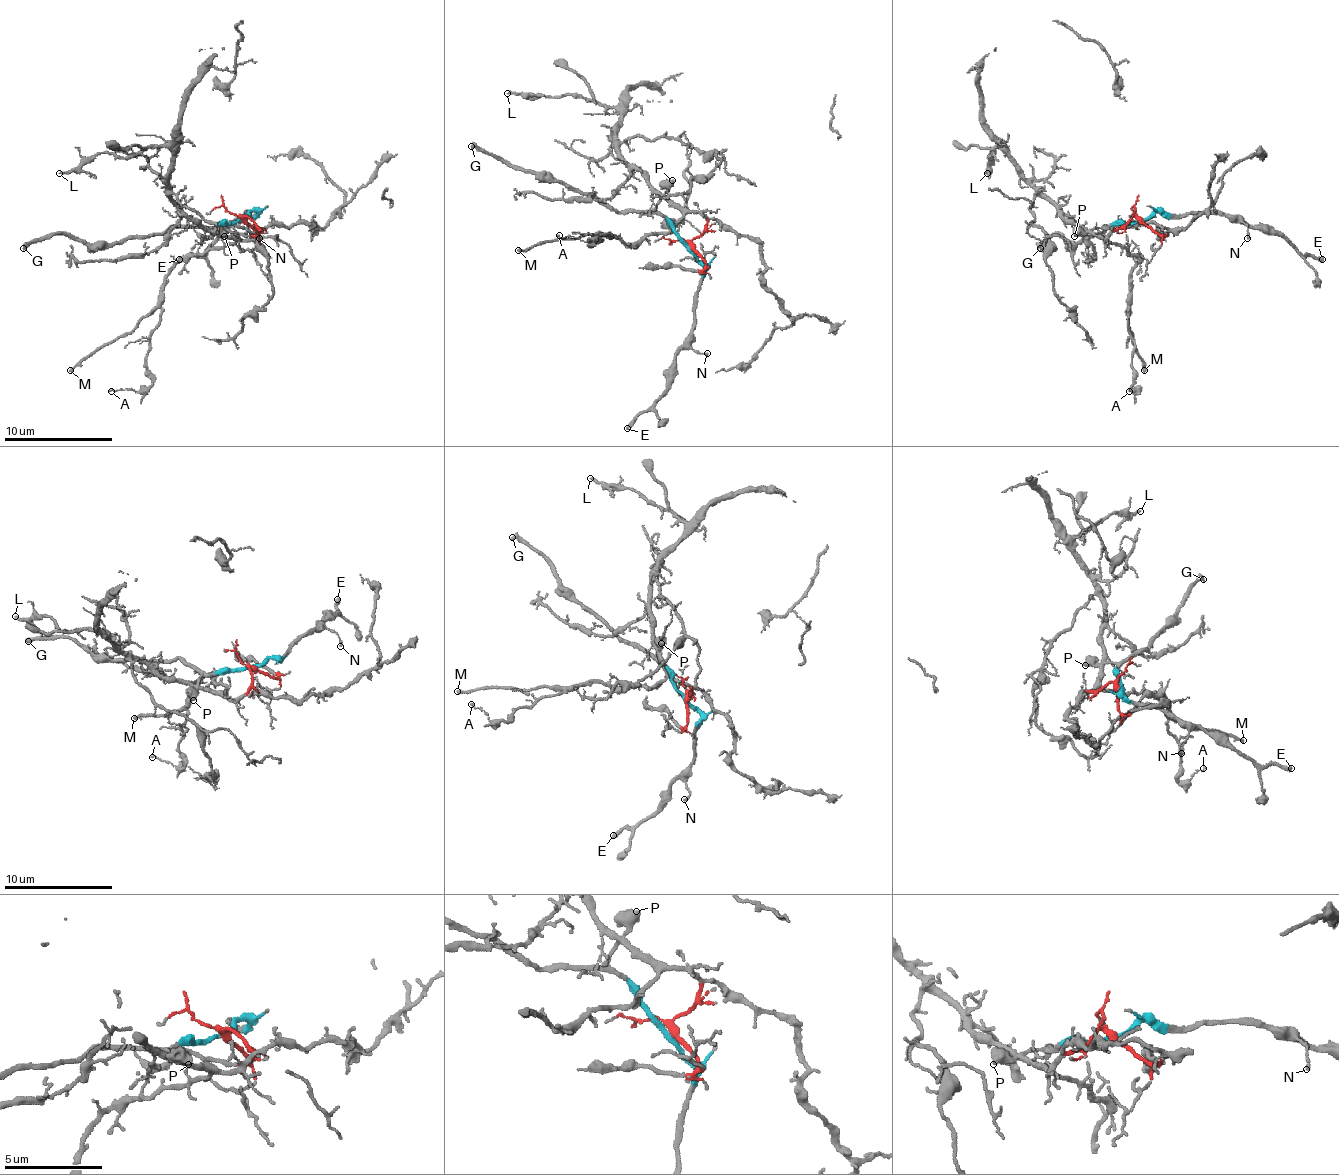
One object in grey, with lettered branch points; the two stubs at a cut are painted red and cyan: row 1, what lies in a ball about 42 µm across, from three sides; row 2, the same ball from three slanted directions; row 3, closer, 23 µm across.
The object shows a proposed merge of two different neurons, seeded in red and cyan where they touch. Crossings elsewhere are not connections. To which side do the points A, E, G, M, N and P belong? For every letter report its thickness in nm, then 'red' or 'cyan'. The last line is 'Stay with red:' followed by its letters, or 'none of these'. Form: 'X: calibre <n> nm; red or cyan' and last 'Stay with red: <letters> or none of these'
A: calibre 100 nm; red
E: calibre 300 nm; cyan
G: calibre 280 nm; cyan
M: calibre 170 nm; red
N: calibre 140 nm; cyan
P: calibre 400 nm; cyan
Stay with red: A, M

